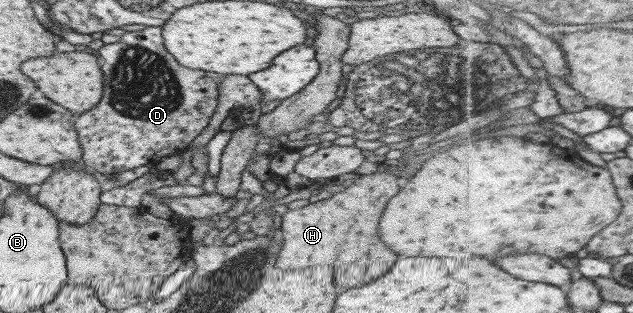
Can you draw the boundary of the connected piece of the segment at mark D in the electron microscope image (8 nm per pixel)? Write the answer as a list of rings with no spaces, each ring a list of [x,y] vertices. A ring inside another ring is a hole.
[[[161,26],[125,31],[118,41],[103,44],[95,54],[103,77],[103,95],[94,107],[74,116],[73,127],[82,149],[81,162],[100,174],[116,174],[154,161],[166,149],[181,153],[207,125],[217,105],[217,80],[206,77],[205,71],[180,67],[165,50]]]

